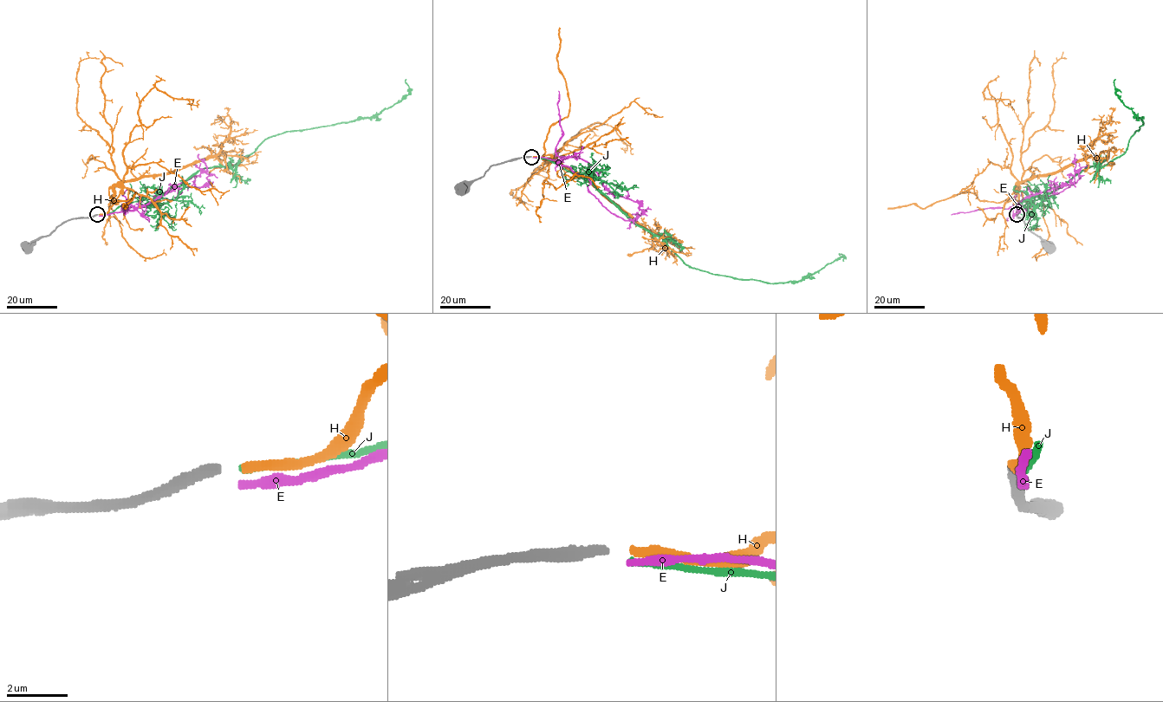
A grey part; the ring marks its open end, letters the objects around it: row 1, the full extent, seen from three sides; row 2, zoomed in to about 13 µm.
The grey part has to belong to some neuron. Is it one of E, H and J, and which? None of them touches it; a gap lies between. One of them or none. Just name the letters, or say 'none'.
H

